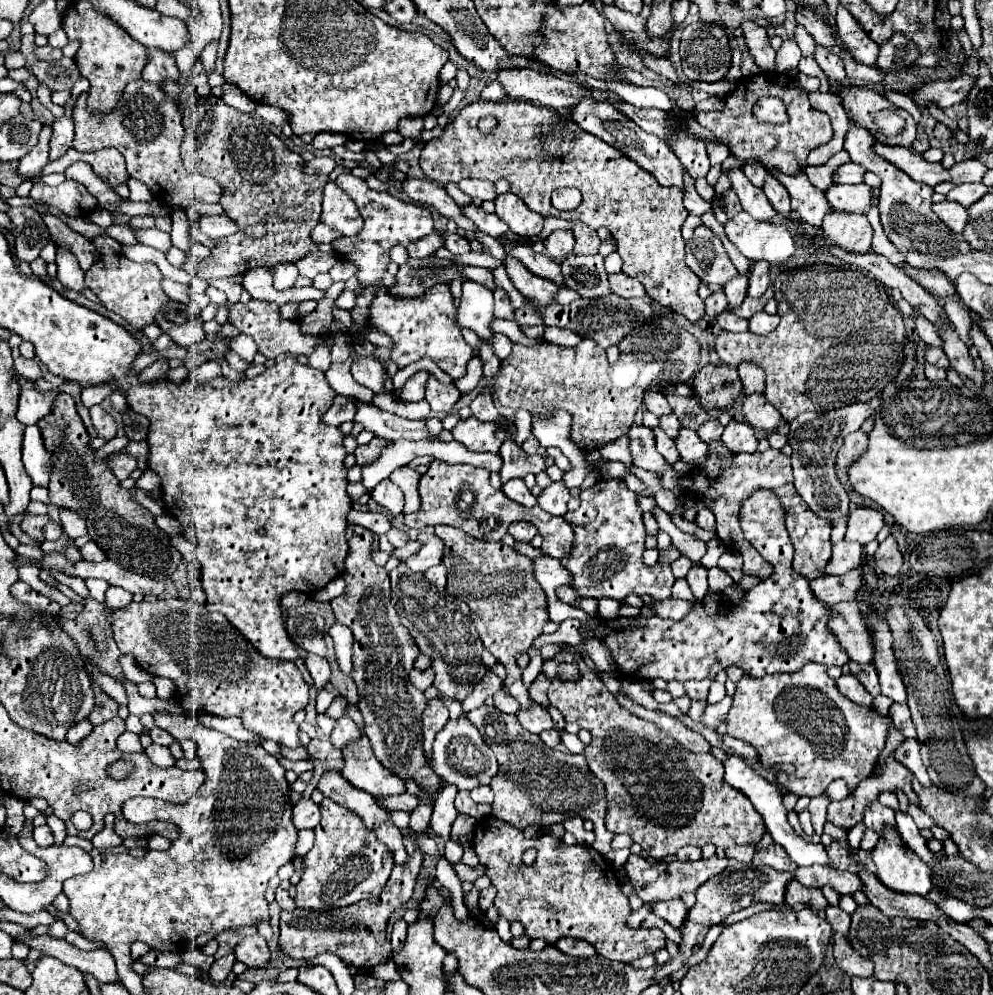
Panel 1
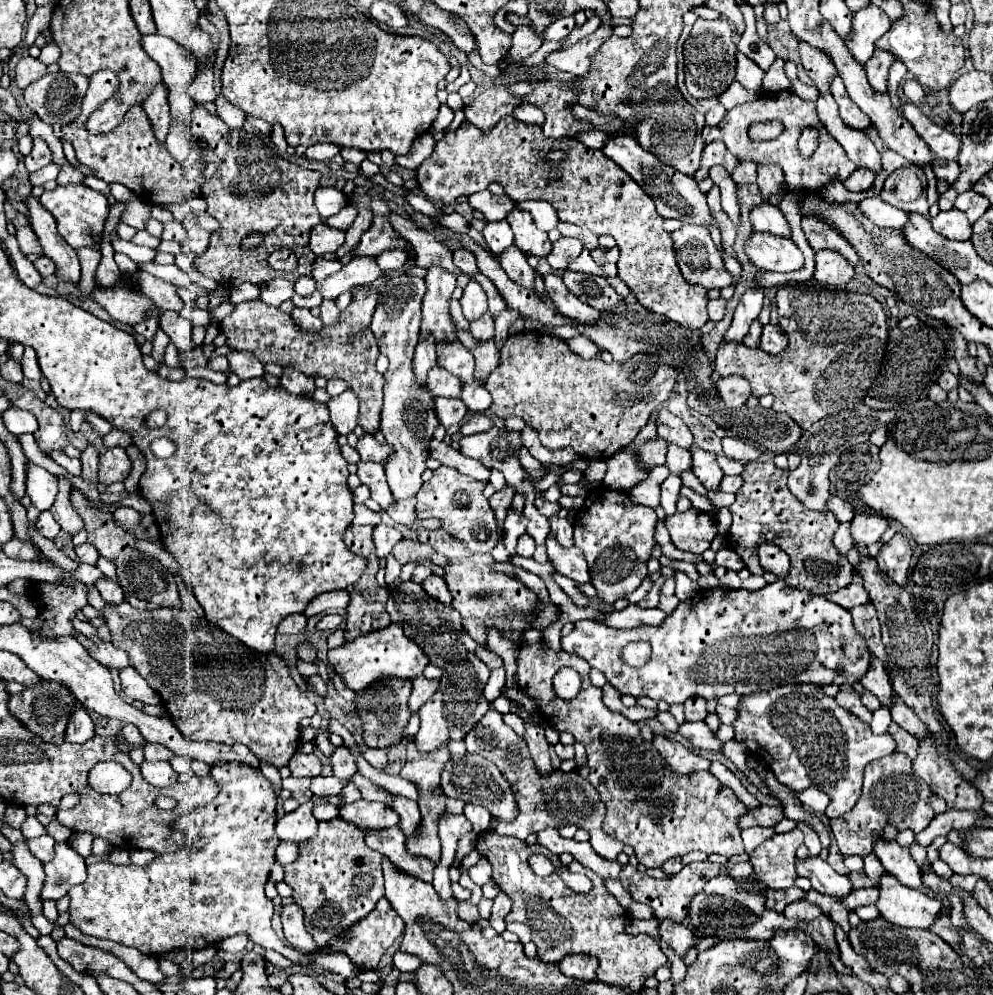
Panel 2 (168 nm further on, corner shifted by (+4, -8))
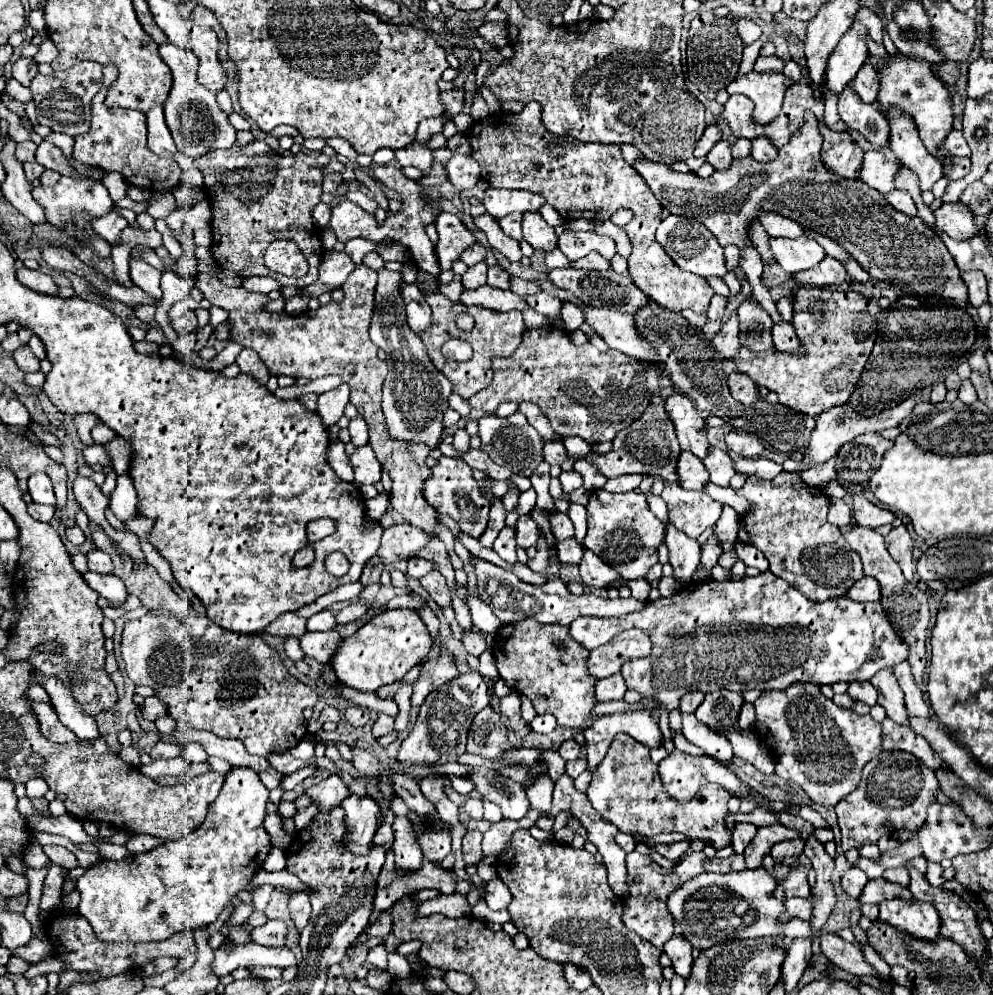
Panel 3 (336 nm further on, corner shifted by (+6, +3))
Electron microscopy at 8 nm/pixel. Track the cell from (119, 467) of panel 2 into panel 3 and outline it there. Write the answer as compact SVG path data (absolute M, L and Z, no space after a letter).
M100 444L84 448L82 456L84 456L86 464L102 464L102 466L110 466L112 464L110 458L108 458L108 454L106 454L106 450L104 450L104 446L100 446Z

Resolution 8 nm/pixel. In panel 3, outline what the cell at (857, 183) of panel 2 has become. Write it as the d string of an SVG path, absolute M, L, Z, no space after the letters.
M868 150L864 154L864 164L858 180L864 180L864 184L880 190L882 194L888 194L894 190L894 178L900 166L902 164L898 160L888 160L882 152Z

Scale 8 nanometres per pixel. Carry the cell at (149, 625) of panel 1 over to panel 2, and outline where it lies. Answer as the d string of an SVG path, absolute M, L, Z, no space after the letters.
M122 601L118 607L110 607L106 605L104 609L104 617L106 617L106 625L110 629L110 635L112 635L112 643L114 647L118 649L124 649L128 655L130 655L130 665L148 681L148 685L162 697L164 701L164 707L168 711L168 715L172 717L174 725L188 737L188 739L194 739L194 741L218 741L218 743L226 743L226 745L232 745L232 743L242 743L246 745L256 757L268 761L270 765L274 767L286 767L290 757L296 753L298 749L298 743L300 743L300 727L298 727L298 721L302 717L312 717L316 713L316 705L298 689L298 685L294 683L294 679L290 677L288 673L288 665L282 657L278 657L276 653L270 653L270 655L262 655L250 647L246 647L244 643L240 643L238 639L234 639L232 635L228 635L226 631L222 631L220 627L216 627L214 623L206 621L200 623L200 625L192 625L192 627L184 627L178 619L178 615L174 615L174 611L180 611L180 609L174 609L174 607L166 607L166 609L134 609L128 601Z

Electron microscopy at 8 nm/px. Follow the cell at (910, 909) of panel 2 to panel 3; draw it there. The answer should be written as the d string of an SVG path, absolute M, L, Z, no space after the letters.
M888 900L880 904L880 920L924 942L936 942L940 936L940 916L932 904L898 904Z

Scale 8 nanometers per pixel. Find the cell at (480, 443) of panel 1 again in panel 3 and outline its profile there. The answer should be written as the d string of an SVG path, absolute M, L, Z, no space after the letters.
M516 412L508 418L500 418L496 414L480 418L480 438L482 438L482 450L500 466L510 468L512 472L520 476L530 476L538 464L544 460L542 458L542 438L540 434L526 422L526 418Z

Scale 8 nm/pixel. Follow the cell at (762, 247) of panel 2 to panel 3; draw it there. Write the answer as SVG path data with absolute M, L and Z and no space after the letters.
M800 236L800 240L772 240L770 238L770 248L776 256L776 262L788 274L814 268L818 262L826 258L824 248L816 240L806 236Z

